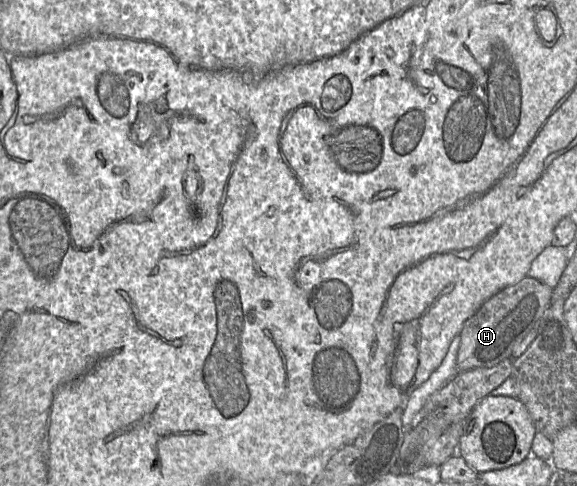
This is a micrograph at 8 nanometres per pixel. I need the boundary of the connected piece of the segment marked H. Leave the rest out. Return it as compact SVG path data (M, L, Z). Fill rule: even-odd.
M526 276L516 285L507 287L486 302L466 322L460 333L461 343L457 354L458 372L479 367L493 367L511 358L511 354L534 328L551 303L553 289Z

